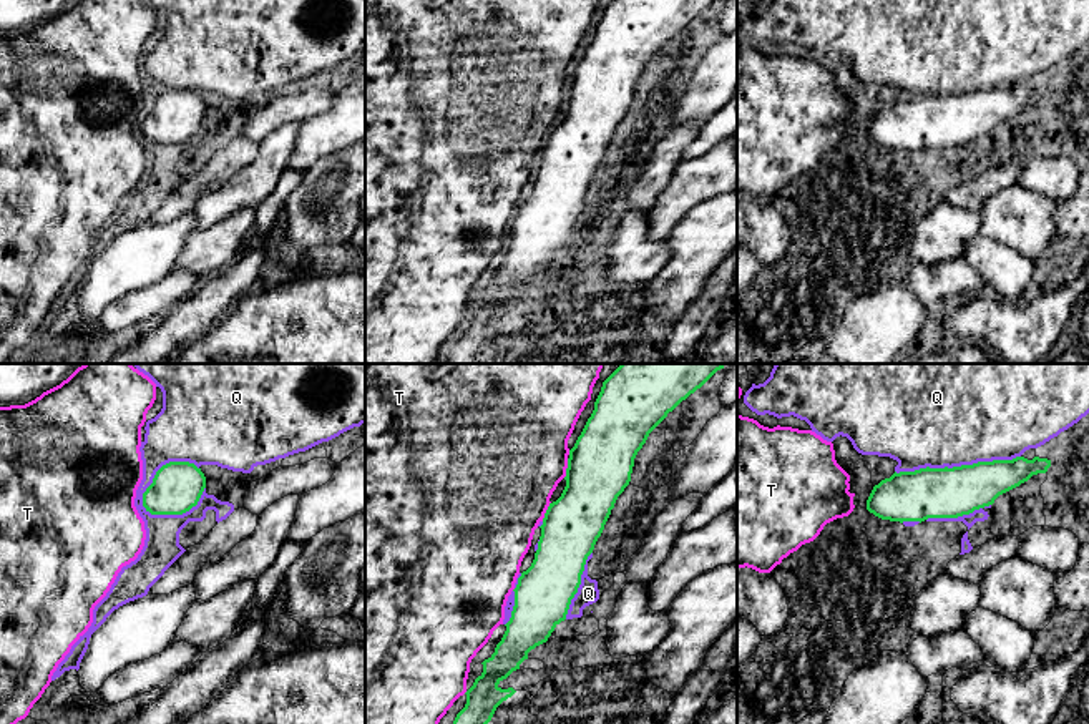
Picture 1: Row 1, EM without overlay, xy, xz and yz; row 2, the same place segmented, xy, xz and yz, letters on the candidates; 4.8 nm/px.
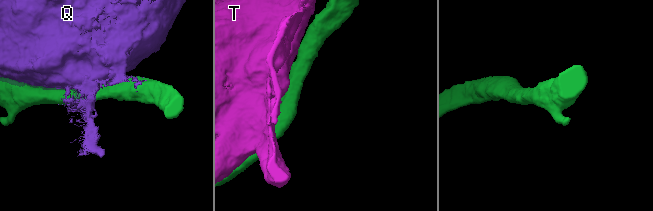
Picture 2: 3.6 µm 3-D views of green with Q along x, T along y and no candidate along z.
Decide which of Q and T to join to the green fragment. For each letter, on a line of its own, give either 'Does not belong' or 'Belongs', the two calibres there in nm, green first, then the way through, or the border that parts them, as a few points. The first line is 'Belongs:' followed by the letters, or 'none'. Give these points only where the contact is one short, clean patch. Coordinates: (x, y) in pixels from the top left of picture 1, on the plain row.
Belongs: none
Q: Does not belong. Thickness 240 nm (green) against 300 nm
T: Does not belong. Thickness 320 nm (green) against 480 nm

